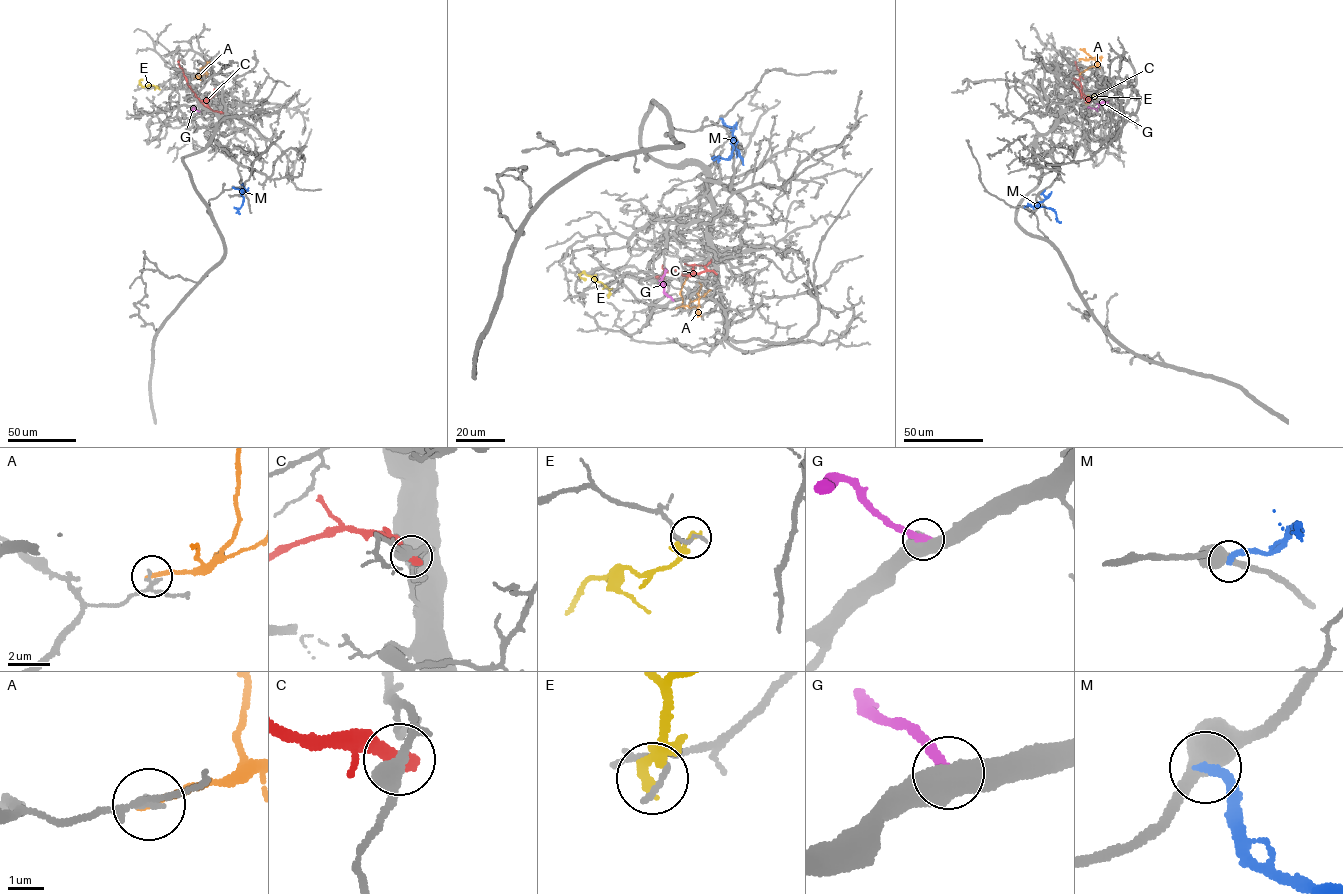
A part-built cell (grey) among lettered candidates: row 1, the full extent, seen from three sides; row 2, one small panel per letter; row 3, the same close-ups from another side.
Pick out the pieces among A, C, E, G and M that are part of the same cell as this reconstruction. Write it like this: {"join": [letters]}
{"join": ["G"]}

